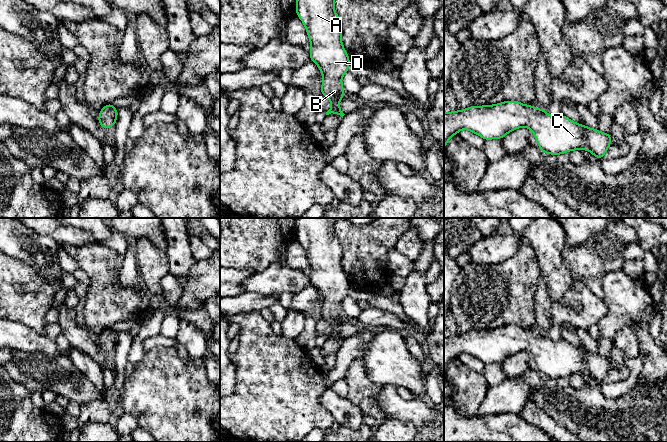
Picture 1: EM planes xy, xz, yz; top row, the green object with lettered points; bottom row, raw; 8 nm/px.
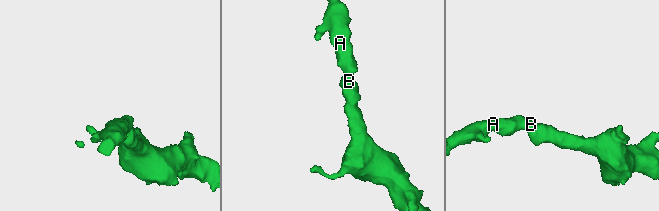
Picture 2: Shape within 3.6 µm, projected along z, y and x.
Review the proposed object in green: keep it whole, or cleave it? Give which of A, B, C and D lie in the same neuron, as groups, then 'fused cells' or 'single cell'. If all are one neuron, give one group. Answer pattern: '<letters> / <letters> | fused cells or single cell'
A B C D | single cell

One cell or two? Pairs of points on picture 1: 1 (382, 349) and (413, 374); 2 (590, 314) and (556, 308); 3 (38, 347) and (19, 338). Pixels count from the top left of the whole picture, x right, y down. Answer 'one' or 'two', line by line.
1: one
2: one
3: one

